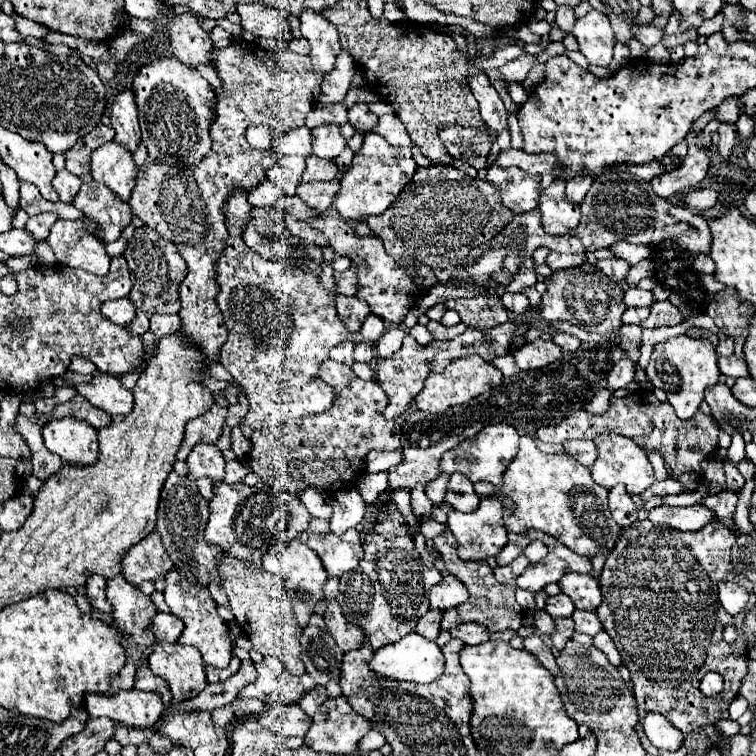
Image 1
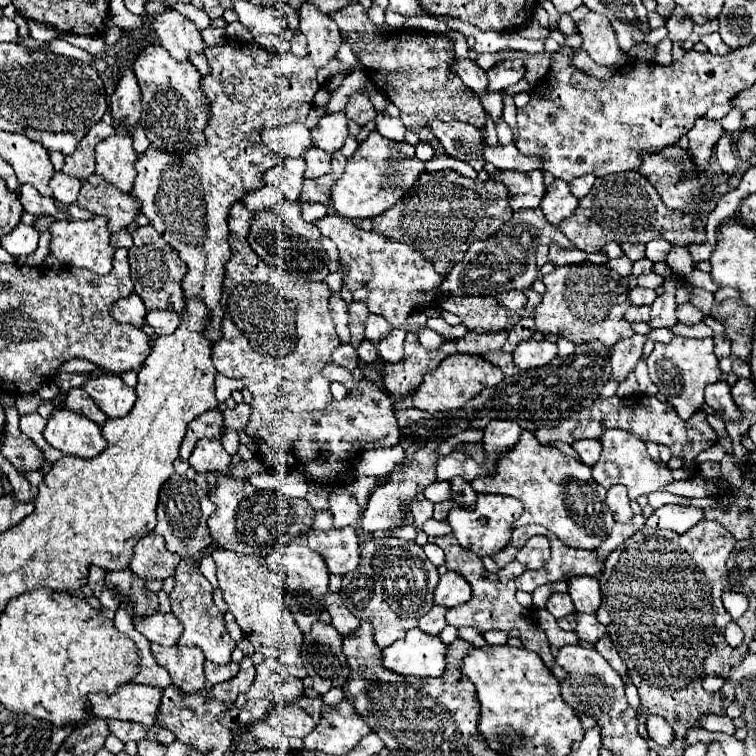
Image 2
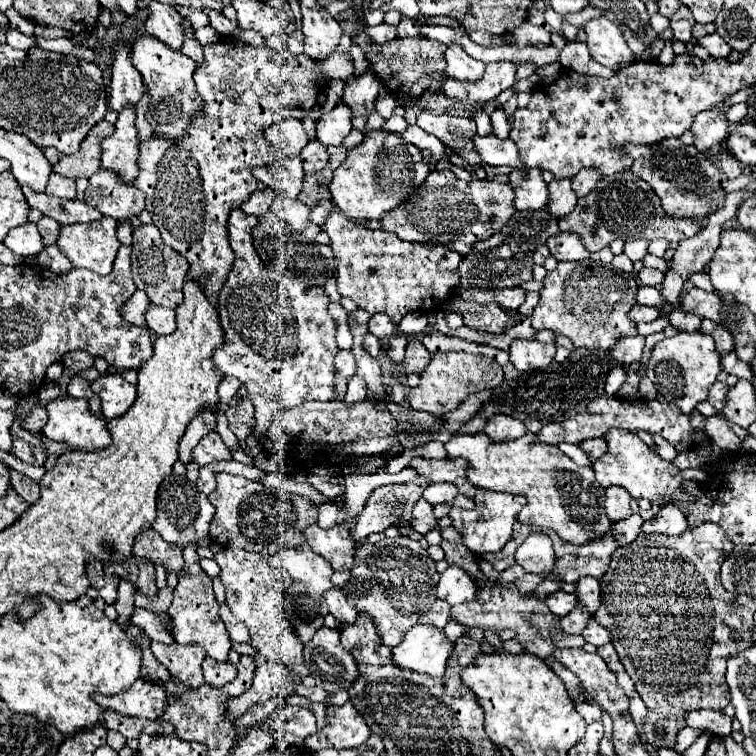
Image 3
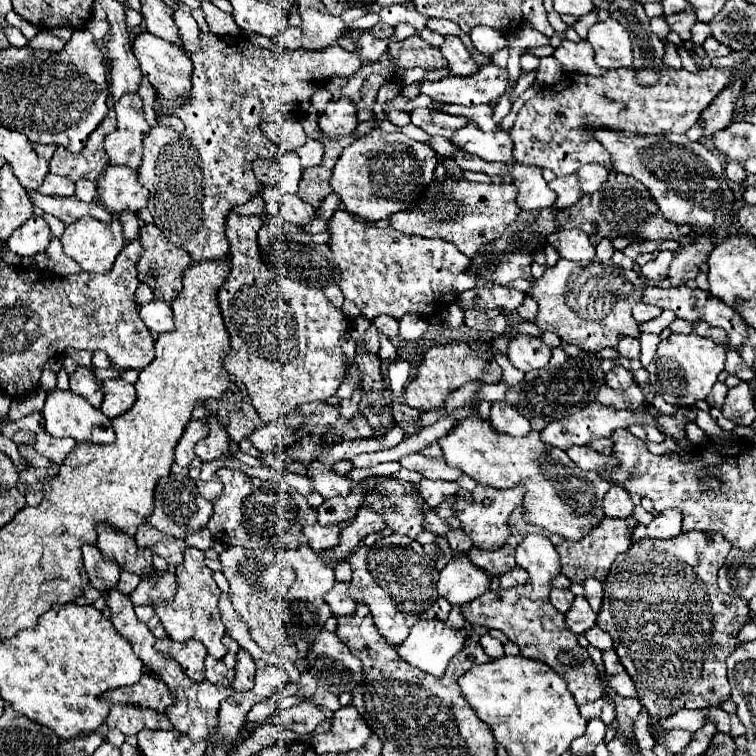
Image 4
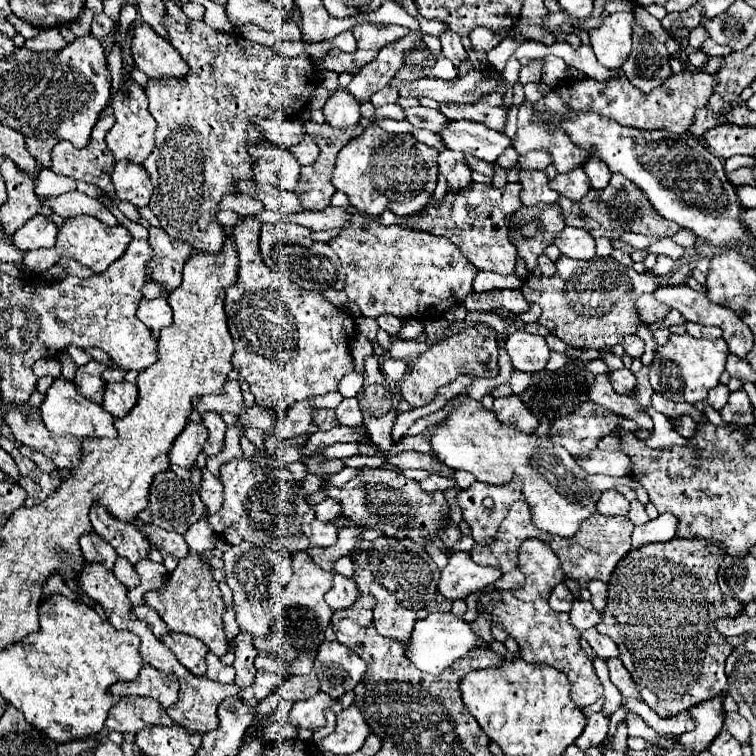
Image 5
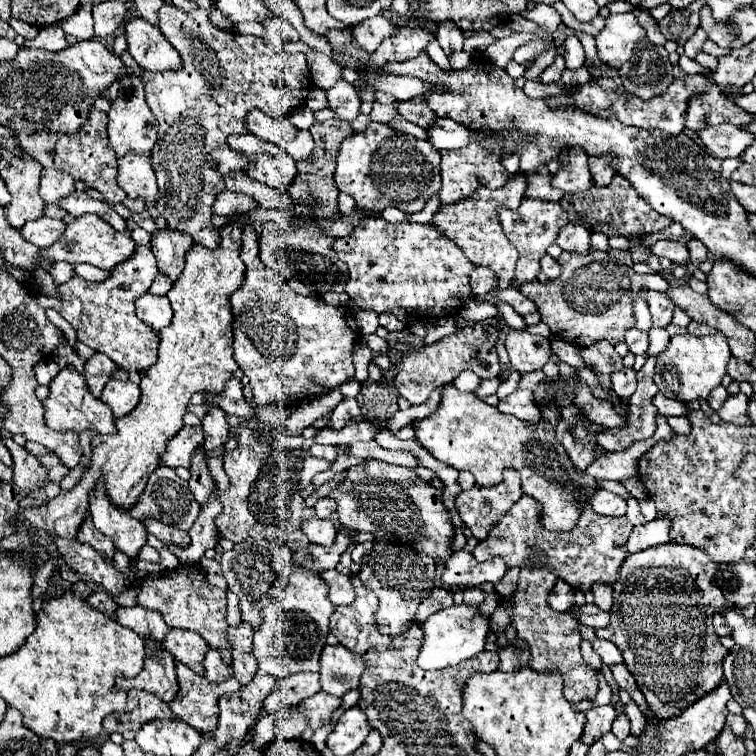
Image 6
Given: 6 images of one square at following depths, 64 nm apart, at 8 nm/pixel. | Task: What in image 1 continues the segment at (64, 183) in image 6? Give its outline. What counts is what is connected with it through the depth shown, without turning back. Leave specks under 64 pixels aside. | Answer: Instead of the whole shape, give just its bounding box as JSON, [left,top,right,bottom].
[52,170,82,204]

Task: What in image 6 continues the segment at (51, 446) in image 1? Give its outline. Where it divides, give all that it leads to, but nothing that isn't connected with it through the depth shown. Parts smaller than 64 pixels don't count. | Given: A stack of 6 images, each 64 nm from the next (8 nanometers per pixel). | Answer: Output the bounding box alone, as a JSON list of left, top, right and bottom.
[44,364,116,434]

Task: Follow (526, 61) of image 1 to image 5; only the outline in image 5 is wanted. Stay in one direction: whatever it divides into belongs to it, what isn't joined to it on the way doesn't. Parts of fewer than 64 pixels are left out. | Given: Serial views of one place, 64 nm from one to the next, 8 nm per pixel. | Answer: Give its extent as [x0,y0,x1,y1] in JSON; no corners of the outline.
[388,70,492,102]

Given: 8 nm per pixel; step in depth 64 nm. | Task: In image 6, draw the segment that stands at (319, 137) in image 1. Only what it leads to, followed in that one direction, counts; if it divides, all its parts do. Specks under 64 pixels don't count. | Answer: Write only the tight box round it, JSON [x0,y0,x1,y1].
[326,80,360,120]

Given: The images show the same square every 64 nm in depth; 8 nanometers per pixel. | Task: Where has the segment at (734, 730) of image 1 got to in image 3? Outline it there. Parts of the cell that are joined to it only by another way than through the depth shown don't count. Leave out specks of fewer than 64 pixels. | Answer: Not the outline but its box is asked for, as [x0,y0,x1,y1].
[686,710,732,736]

